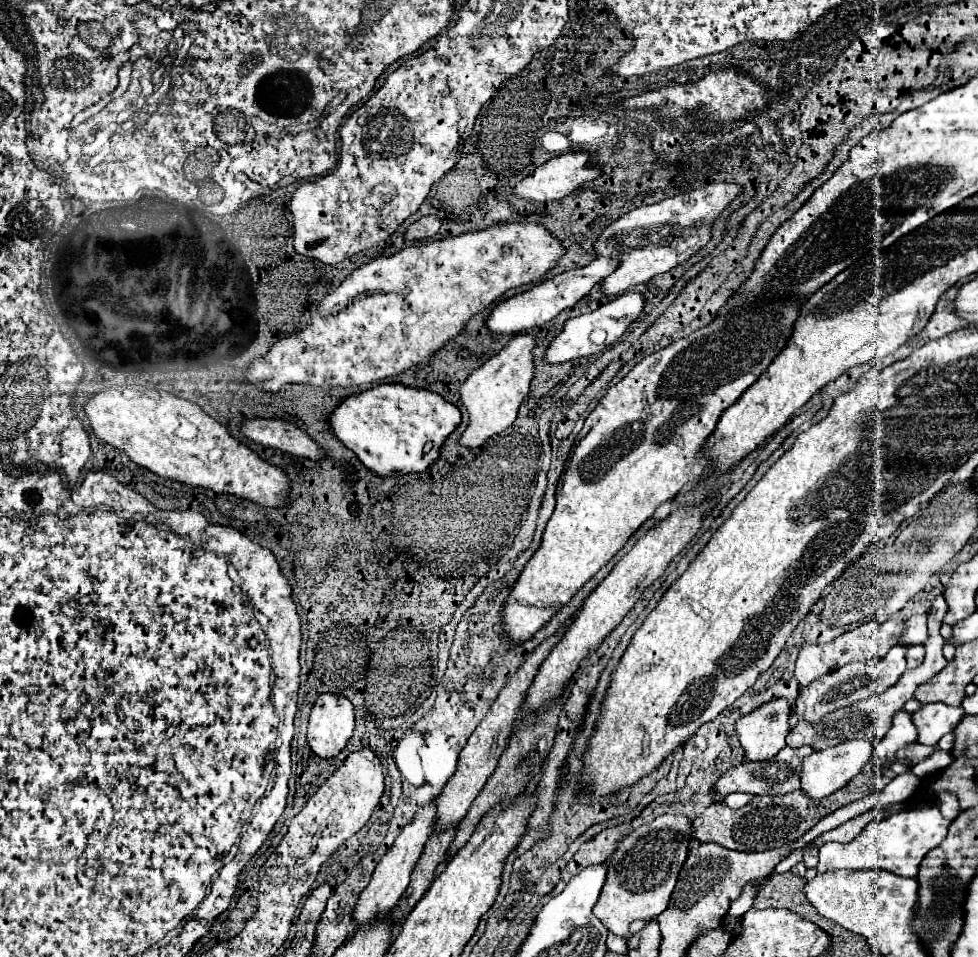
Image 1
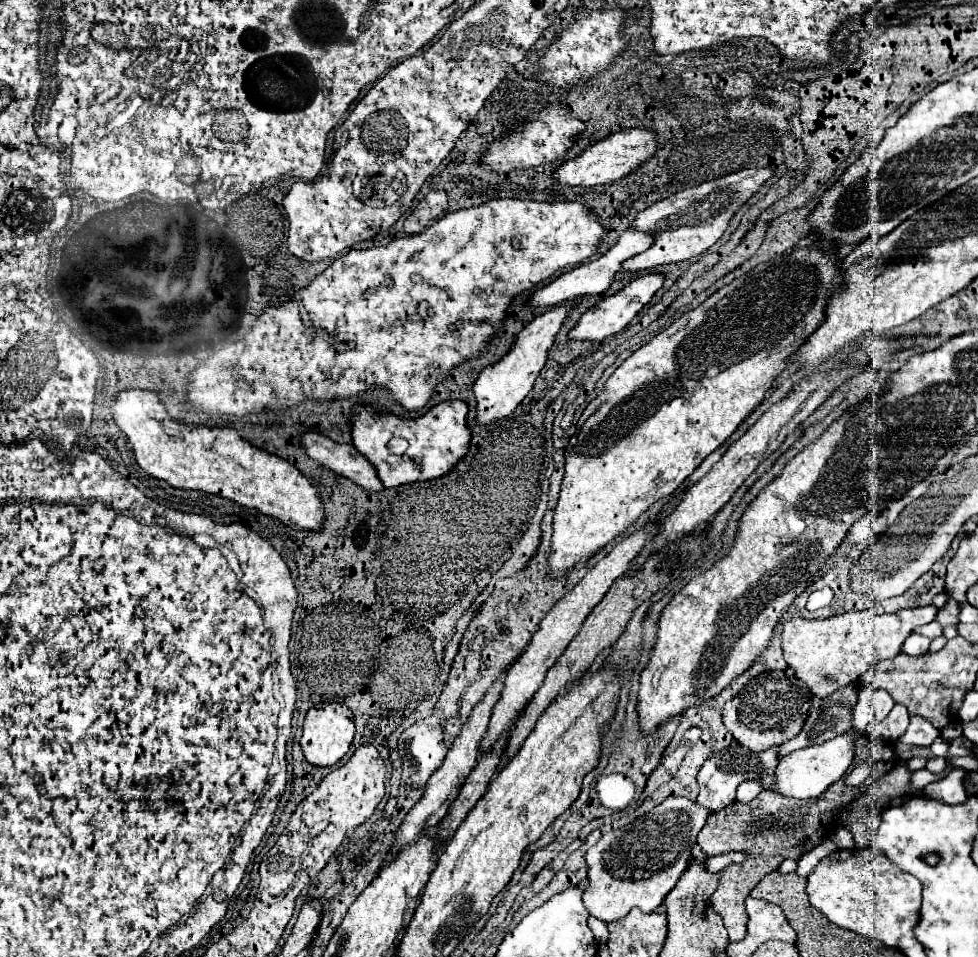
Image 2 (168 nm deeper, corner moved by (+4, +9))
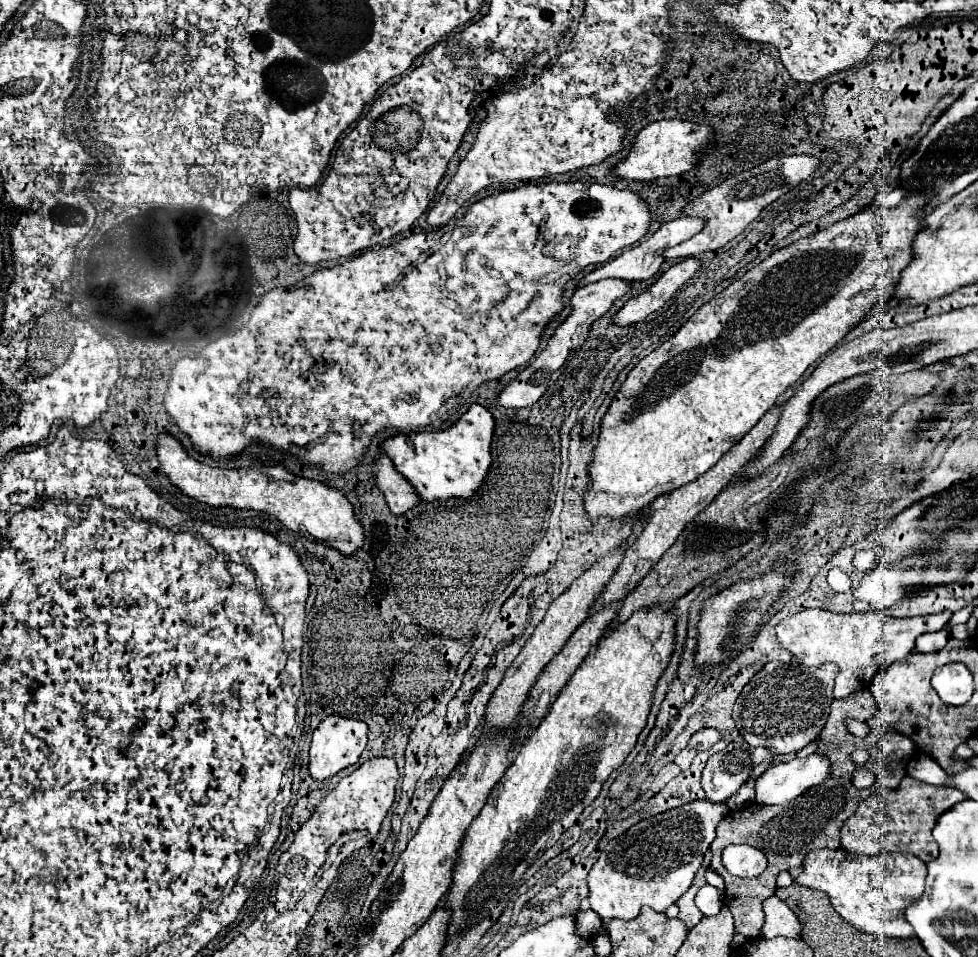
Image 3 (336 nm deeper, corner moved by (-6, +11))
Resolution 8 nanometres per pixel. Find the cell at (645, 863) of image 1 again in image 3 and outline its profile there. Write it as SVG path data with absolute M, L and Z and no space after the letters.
M699 799L643 819L621 837L611 839L589 871L591 909L603 921L635 919L643 905L663 913L689 889L705 851L715 839L715 827L727 813L729 807L725 803Z

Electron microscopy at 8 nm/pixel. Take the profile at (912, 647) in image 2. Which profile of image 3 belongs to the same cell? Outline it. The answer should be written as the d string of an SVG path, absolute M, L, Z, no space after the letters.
M941 629L941 631L935 631L935 633L925 633L923 637L917 637L917 651L919 653L933 653L933 651L939 651L947 639L949 639L949 631L947 629Z

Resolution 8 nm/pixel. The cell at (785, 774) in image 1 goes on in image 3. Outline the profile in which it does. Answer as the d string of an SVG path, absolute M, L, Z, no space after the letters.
M745 741L729 743L723 751L713 755L701 777L705 797L713 803L727 803L733 793L747 781L751 767L761 765L771 755L765 747L751 747Z

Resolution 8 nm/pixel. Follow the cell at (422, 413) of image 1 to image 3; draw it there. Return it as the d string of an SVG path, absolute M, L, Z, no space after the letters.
M471 405L449 429L399 433L381 443L381 451L391 457L395 469L415 487L425 501L447 497L469 497L483 483L491 465L491 435L495 421L481 405Z

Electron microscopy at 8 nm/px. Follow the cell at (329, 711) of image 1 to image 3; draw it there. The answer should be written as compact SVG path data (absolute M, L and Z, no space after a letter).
M329 715L325 717L319 727L313 731L313 741L309 749L309 773L313 779L323 781L327 777L337 775L341 769L351 767L357 763L361 751L367 745L367 725L357 719L341 717L341 715Z

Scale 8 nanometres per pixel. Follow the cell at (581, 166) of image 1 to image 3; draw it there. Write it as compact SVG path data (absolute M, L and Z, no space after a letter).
M681 119L649 123L637 133L631 145L631 153L611 167L611 175L631 181L651 181L657 177L681 175L697 163L697 153L705 149L705 145L709 145L711 141L713 141L713 131L705 125L697 125Z

